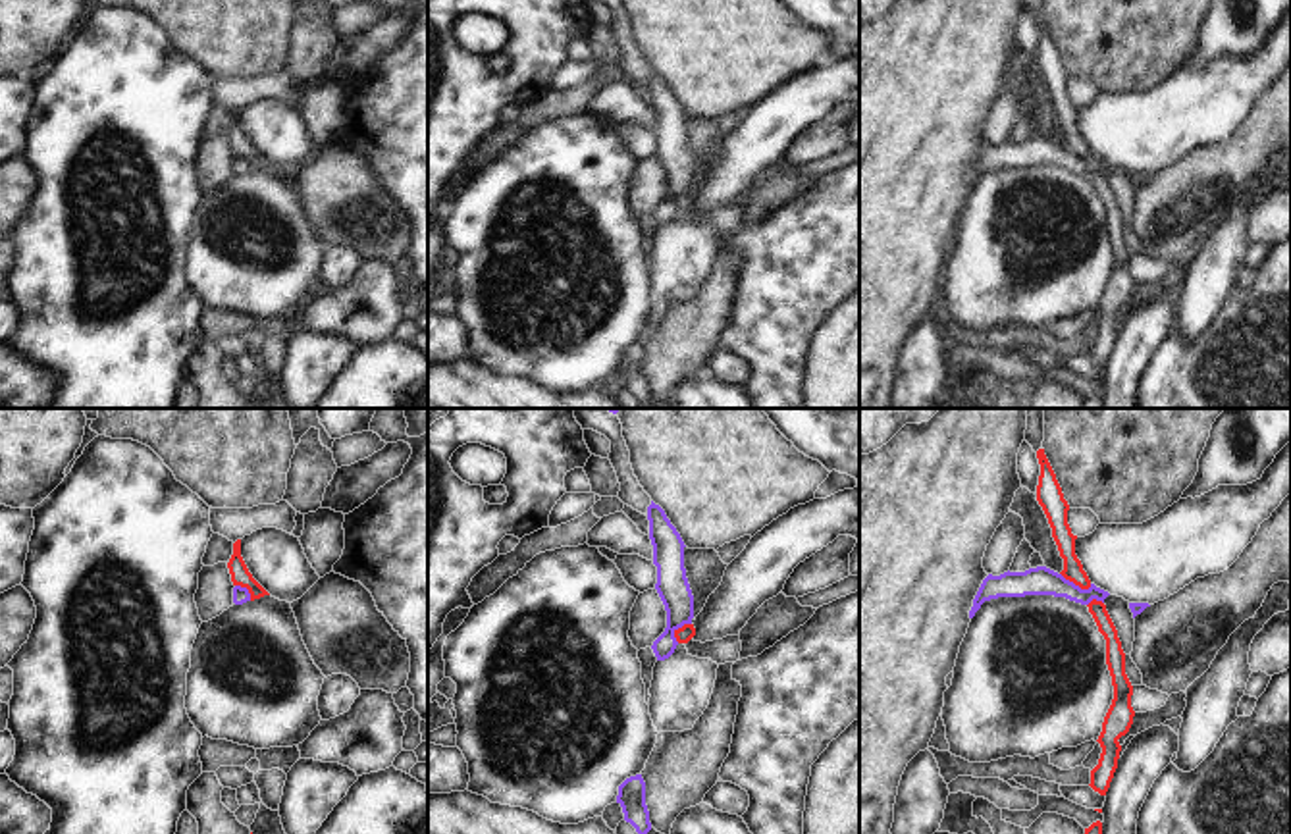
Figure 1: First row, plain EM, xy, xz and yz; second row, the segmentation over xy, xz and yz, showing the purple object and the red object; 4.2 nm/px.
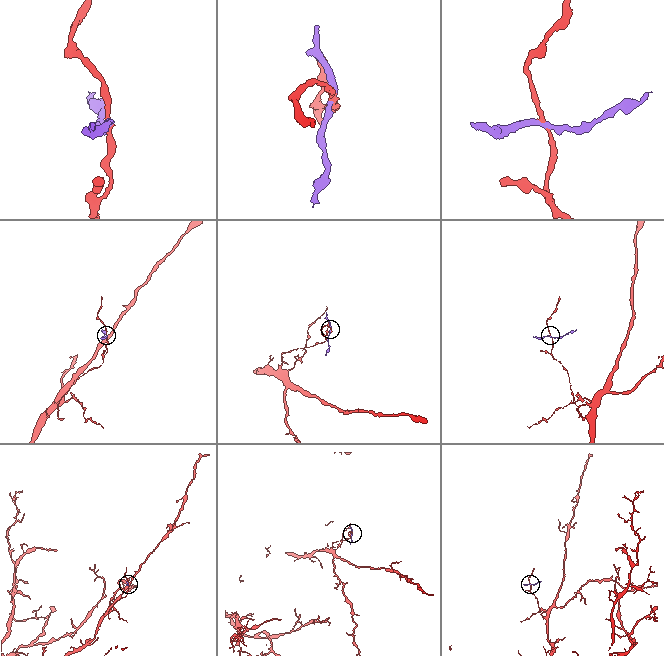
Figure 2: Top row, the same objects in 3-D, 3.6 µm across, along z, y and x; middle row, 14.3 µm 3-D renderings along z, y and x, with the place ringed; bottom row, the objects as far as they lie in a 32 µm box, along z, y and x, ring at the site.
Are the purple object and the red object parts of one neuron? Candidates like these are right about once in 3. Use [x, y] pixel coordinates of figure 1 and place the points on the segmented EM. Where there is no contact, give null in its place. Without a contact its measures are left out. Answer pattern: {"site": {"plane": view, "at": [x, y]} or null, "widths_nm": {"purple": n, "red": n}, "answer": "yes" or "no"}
{"site": {"plane": "yz", "at": [1074, 584]}, "widths_nm": {"purple": 120, "red": 80}, "answer": "no"}

